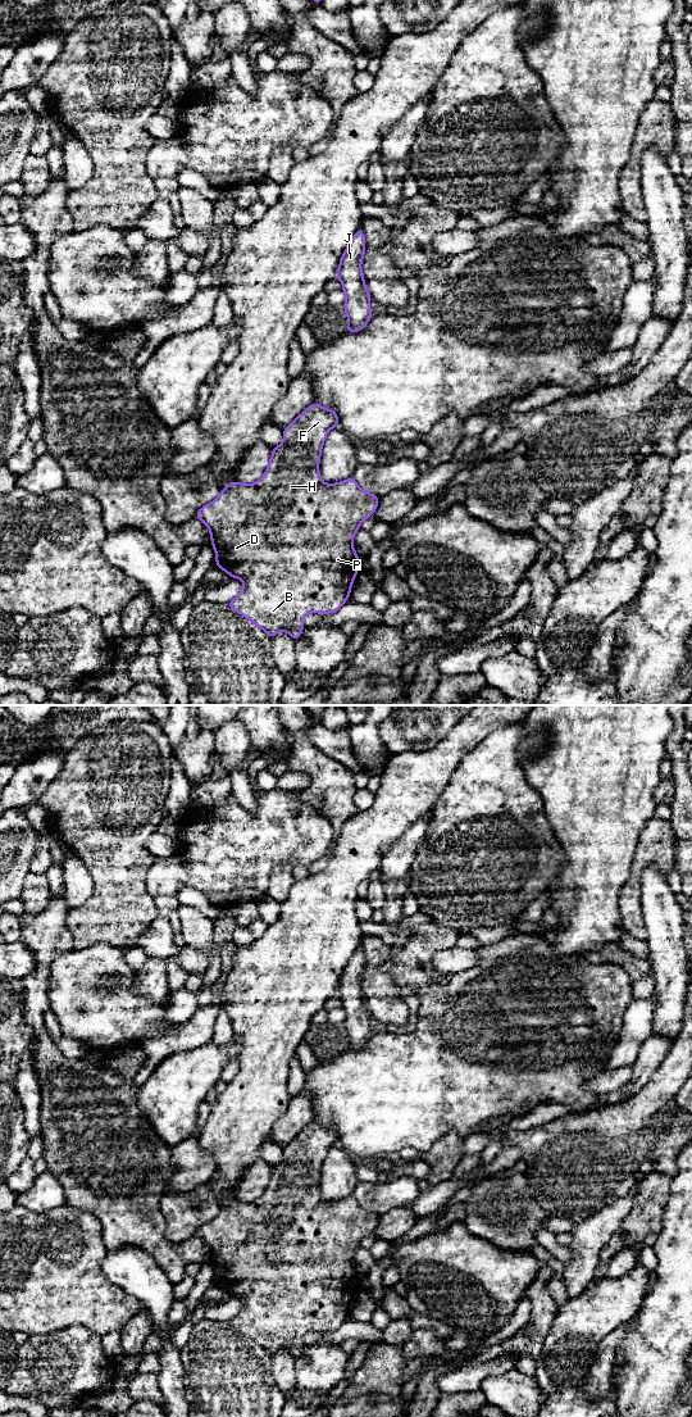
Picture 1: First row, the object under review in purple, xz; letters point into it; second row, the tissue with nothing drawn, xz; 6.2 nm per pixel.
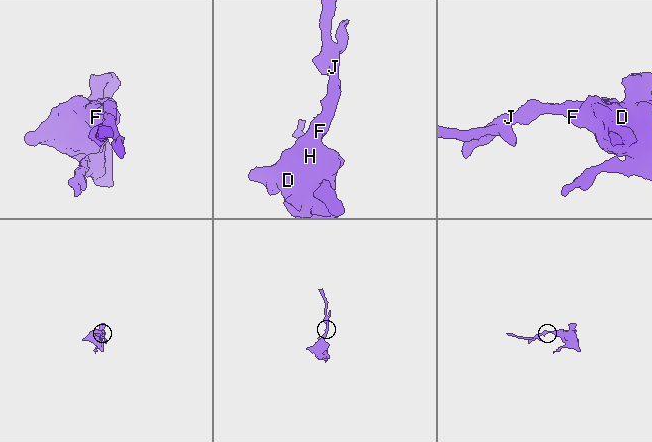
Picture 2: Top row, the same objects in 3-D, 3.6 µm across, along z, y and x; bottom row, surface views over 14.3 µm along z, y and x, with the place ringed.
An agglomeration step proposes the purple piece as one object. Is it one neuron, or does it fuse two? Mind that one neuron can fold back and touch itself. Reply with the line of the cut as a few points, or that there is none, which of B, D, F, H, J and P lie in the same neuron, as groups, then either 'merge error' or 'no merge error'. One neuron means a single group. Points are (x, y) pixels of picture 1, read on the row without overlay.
no cut | B D F H J P | no merge error

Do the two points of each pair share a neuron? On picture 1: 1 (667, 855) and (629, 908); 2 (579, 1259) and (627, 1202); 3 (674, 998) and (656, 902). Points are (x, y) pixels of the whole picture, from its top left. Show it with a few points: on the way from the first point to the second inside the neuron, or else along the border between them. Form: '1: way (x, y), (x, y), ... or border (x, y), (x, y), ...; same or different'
1: way (650, 855), (636, 870), (631, 891); same
2: way (586, 1245), (613, 1216); same
3: way (672, 973), (667, 955), (664, 926); same

